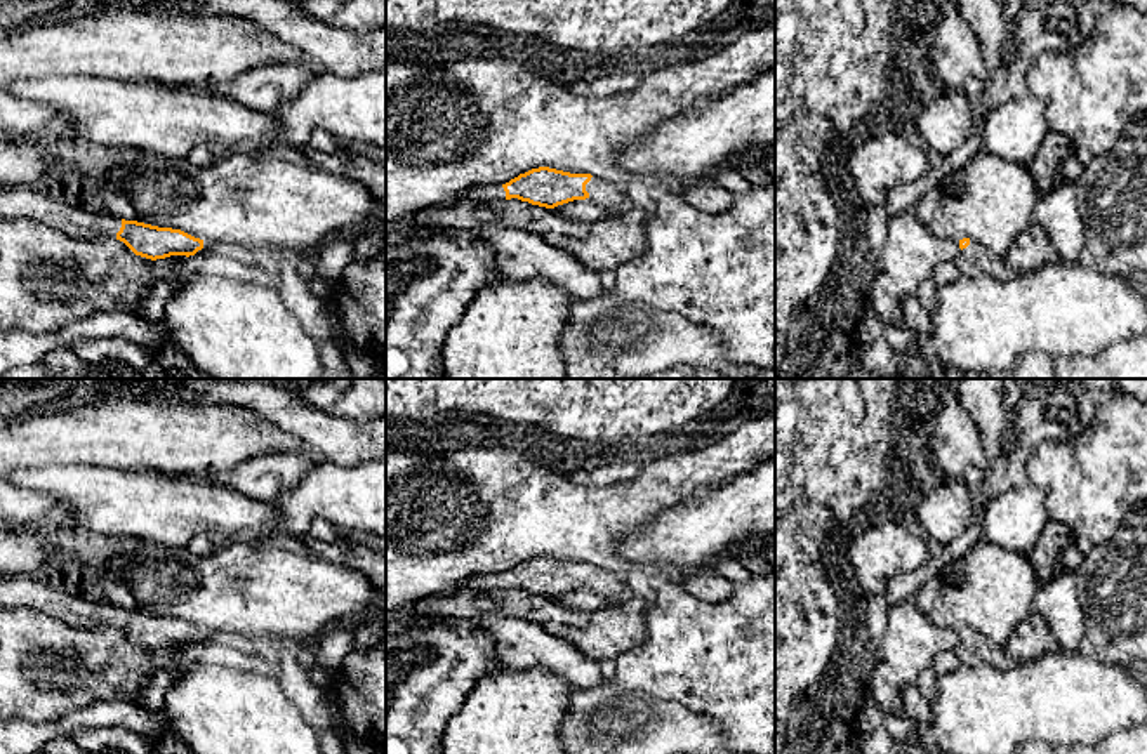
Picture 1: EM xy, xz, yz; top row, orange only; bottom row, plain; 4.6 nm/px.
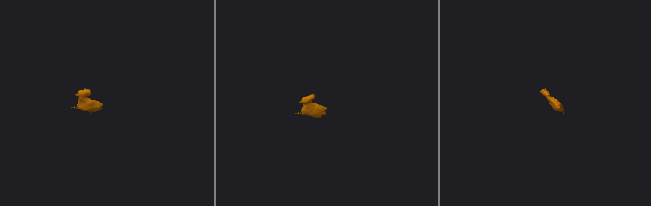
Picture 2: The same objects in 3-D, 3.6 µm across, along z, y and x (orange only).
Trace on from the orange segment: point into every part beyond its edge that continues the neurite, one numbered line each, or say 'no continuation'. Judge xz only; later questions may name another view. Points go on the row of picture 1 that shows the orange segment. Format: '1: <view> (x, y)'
1: xz (492, 191)
2: xz (607, 193)

